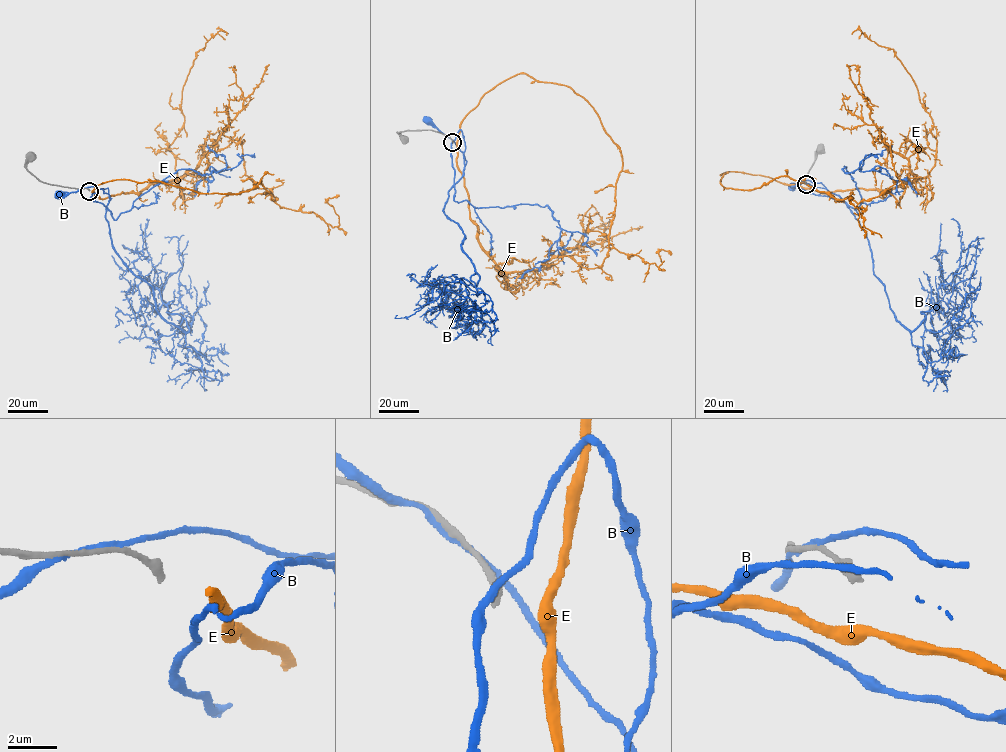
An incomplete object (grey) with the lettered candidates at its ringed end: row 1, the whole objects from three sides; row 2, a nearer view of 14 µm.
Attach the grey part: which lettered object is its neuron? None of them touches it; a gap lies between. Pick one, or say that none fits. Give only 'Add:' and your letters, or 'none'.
Add: none

